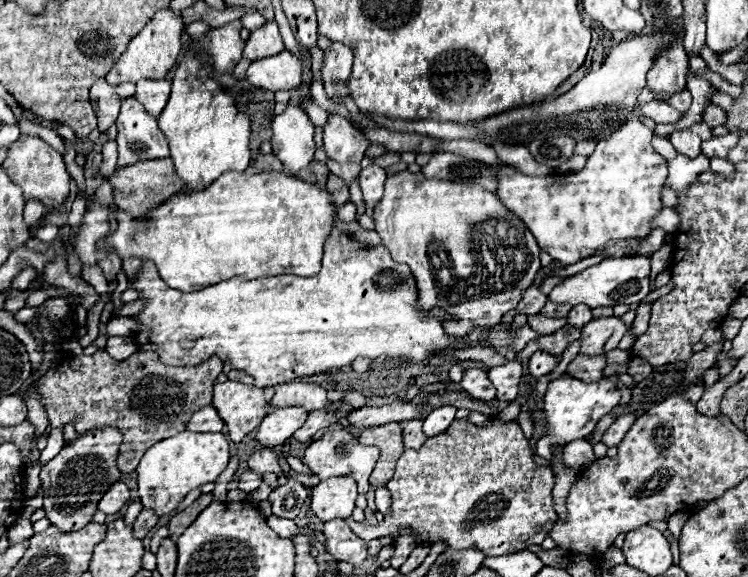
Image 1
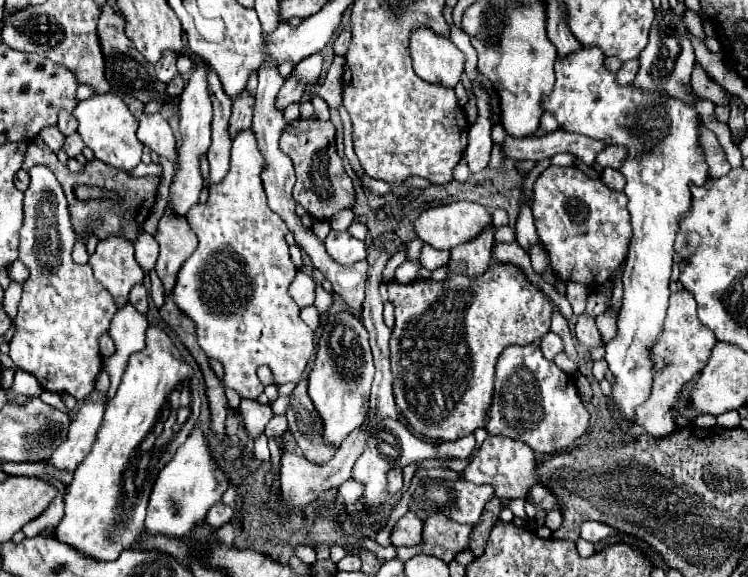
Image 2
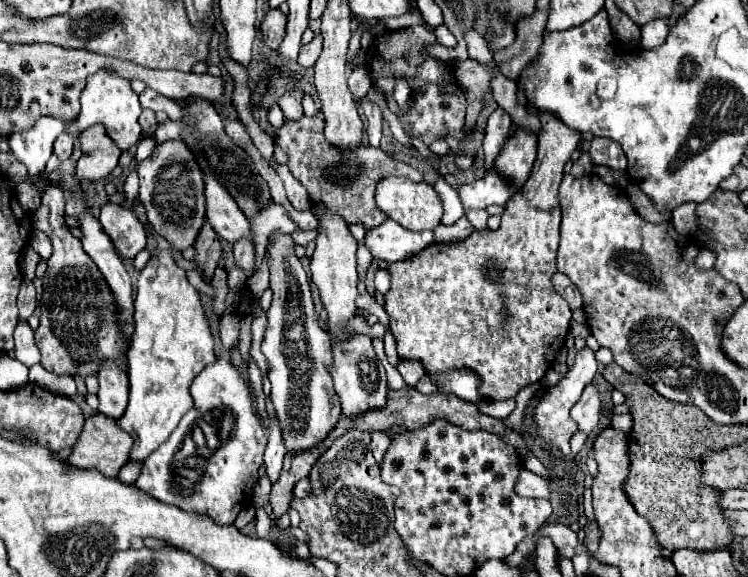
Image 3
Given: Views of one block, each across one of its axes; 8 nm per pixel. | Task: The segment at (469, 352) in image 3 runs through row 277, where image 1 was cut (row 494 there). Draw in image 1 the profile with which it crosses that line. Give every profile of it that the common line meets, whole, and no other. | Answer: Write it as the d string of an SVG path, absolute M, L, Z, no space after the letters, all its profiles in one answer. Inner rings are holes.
M496 418L488 420L484 426L452 422L446 432L428 438L418 450L404 450L398 458L394 478L386 484L392 494L392 508L382 524L368 526L354 522L352 518L346 518L346 524L366 542L382 536L392 536L396 540L402 526L418 534L424 544L444 540L450 548L464 550L472 546L480 548L486 556L526 550L532 544L540 544L558 520L552 502L554 470L550 464L538 466L532 456L530 440L524 438L518 422L500 422Z

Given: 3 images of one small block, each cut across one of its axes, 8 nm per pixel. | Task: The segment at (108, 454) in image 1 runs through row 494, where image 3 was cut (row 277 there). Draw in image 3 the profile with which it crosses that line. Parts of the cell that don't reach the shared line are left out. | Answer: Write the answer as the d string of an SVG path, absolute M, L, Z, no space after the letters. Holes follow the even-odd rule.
M54 182L42 194L40 208L32 214L32 226L40 232L46 232L54 246L44 276L40 326L34 332L34 338L42 354L40 364L46 370L70 376L80 374L86 378L98 374L98 362L104 358L124 358L126 342L118 332L114 296L108 284L98 272L98 266L84 252L82 242L64 226L64 204L64 190L58 182Z

